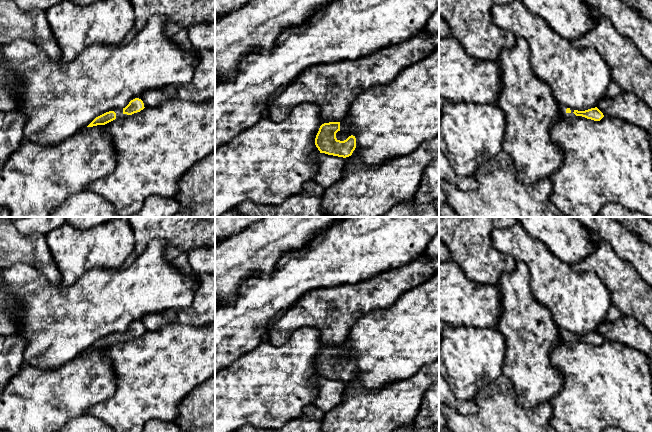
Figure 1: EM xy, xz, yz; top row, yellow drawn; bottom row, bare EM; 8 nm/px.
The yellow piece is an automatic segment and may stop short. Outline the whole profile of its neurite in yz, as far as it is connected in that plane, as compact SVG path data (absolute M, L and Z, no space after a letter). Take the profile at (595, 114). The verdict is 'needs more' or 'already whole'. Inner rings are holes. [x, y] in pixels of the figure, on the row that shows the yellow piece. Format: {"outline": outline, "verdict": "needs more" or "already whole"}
{"outline": "M558 103L558 107L561 115L566 118L575 118L577 116L582 116L594 121L600 121L604 117L603 113L597 107L585 111L574 110L569 106L560 103Z", "verdict": "needs more"}

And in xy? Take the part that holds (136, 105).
{"outline": "M141 96L134 97L125 108L115 108L96 117L87 127L105 125L115 119L125 118L129 115L140 112L145 107L147 106Z", "verdict": "needs more"}

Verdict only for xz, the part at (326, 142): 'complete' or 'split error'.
split error

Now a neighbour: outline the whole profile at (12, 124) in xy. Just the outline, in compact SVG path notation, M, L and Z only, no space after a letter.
M20 110L0 112L0 170L24 140L26 122Z

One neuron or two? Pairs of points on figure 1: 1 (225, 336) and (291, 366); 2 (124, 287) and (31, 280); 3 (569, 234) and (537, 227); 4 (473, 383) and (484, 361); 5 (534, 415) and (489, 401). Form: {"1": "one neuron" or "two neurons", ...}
{"1": "two neurons", "2": "one neuron", "3": "one neuron", "4": "one neuron", "5": "one neuron"}

